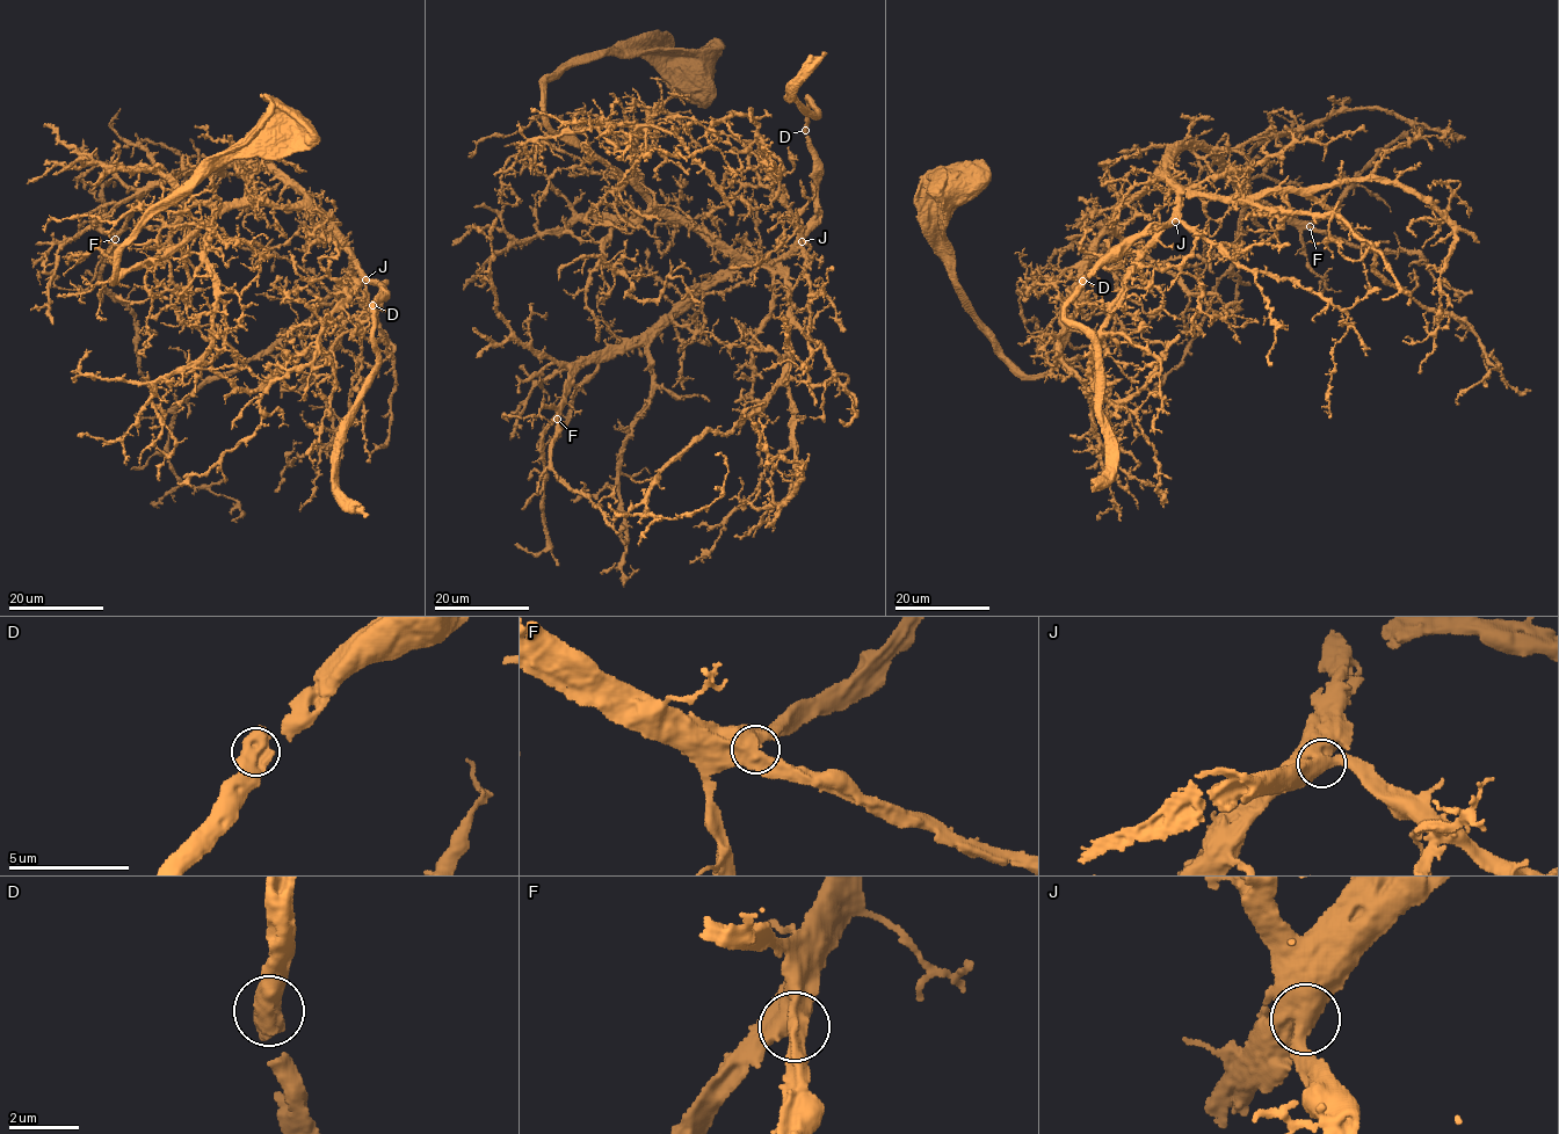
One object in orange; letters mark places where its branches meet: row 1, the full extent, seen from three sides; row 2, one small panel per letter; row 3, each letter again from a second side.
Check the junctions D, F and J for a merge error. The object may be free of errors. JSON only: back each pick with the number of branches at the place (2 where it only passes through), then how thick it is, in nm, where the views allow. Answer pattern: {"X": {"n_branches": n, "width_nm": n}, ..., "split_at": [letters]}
{"split_at": []}

